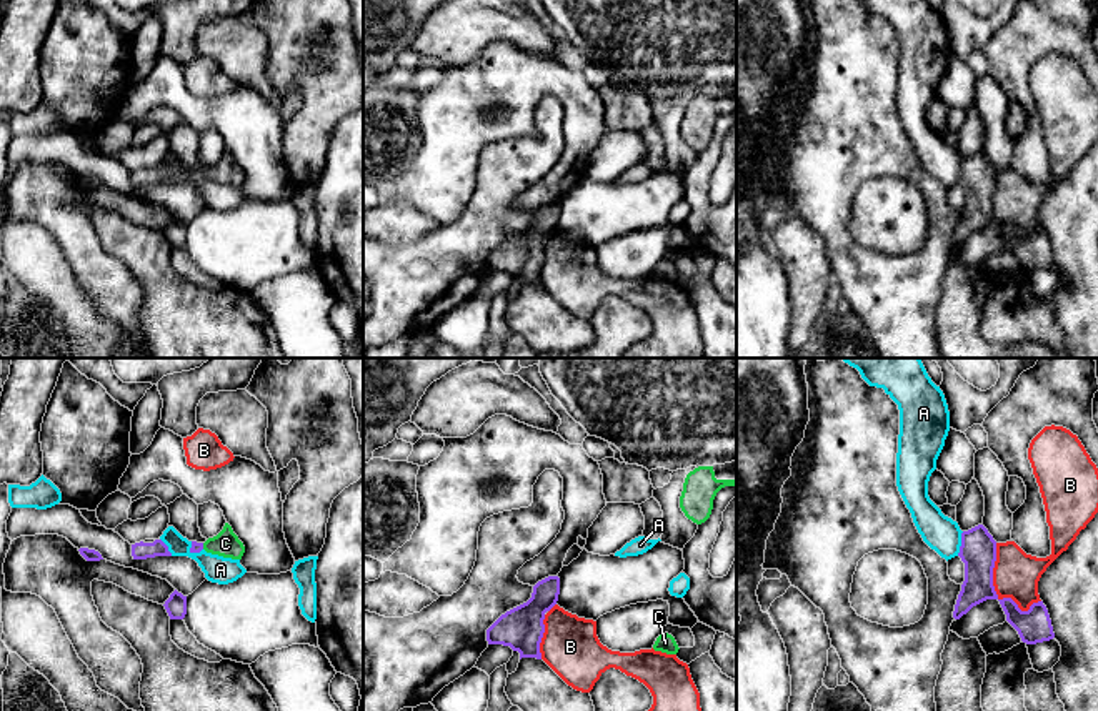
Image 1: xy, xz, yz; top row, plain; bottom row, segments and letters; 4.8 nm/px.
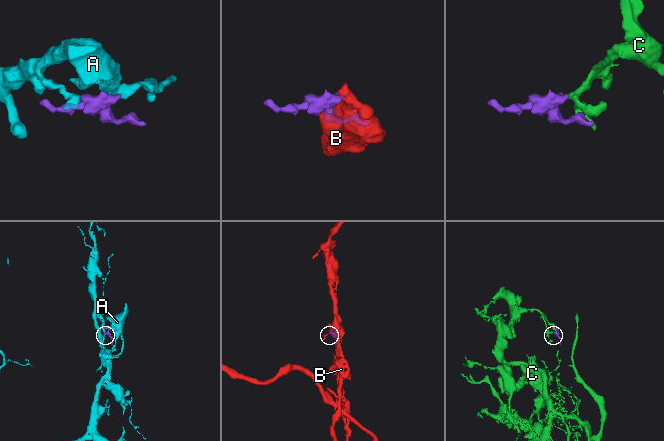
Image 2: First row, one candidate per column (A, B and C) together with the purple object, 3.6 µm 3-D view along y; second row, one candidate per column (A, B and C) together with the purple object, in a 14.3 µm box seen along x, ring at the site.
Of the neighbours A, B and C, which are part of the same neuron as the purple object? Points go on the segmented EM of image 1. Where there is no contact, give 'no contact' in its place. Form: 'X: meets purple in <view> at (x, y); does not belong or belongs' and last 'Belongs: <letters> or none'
A: meets purple in yz at (962, 543); does not belong
B: meets purple in yz at (992, 585); does not belong
C: meets purple in xy at (202, 546); belongs
Belongs: C

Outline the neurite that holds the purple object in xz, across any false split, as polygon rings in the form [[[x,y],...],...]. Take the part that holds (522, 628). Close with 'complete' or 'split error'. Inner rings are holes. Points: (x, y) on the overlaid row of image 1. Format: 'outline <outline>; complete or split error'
outline [[[558,576],[538,581],[527,603],[507,611],[487,629],[488,644],[510,646],[520,653],[520,659],[542,659],[540,643],[545,633],[545,613],[556,604],[558,594]]]; complete

